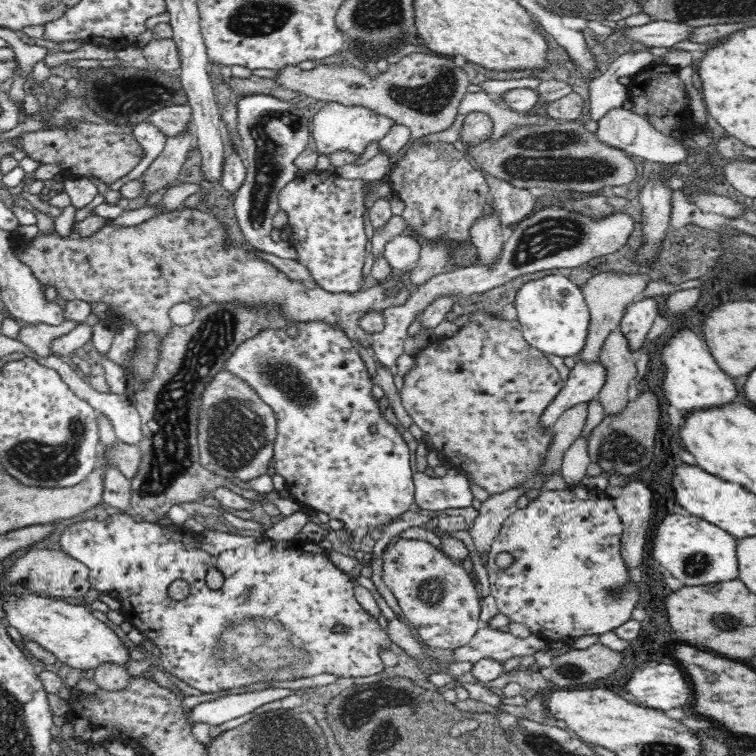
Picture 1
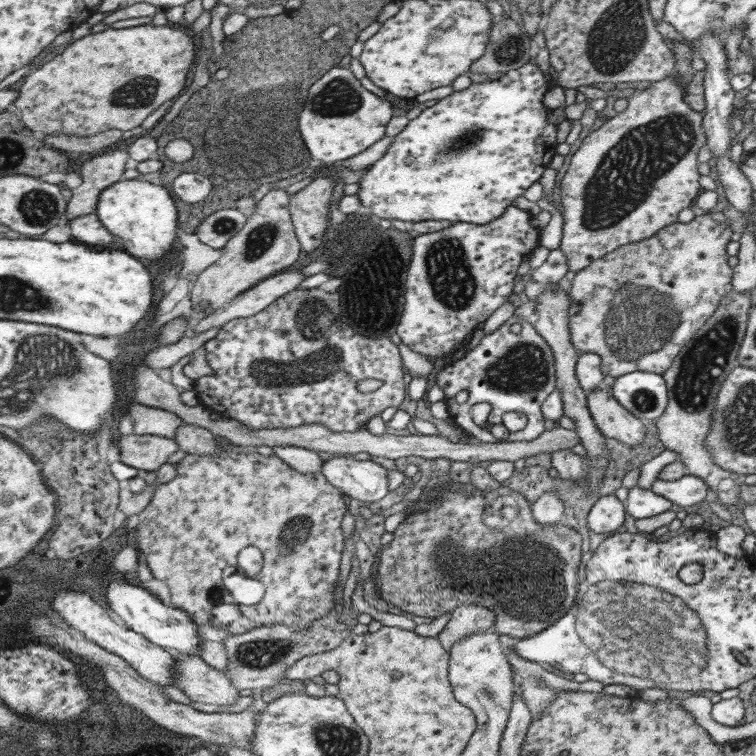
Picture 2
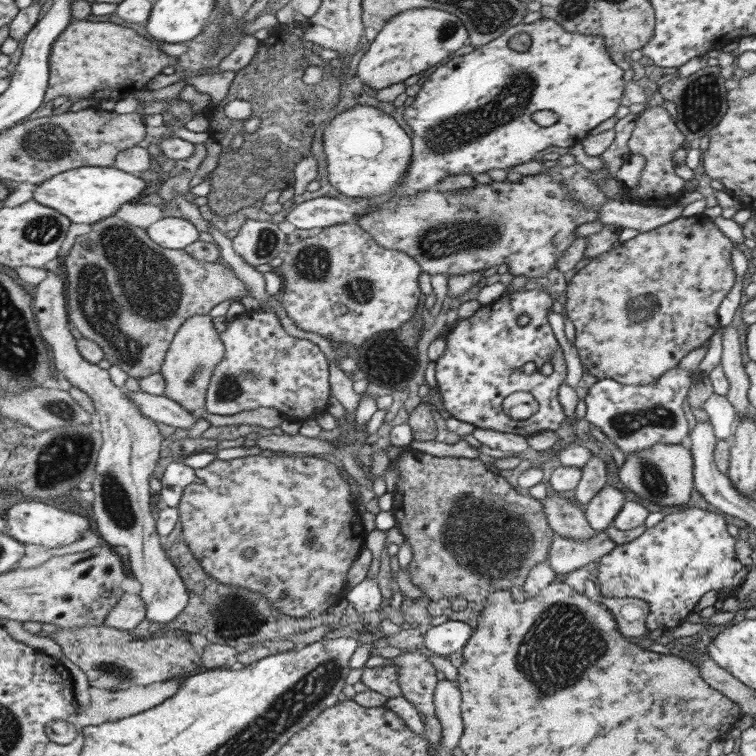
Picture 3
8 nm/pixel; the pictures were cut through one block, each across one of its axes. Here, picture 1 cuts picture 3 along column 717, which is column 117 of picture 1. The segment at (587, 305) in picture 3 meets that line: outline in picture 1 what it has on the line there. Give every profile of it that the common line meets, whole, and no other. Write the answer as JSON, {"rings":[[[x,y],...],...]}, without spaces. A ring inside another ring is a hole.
{"rings":[[[183,208],[168,212],[168,214],[156,215],[132,227],[114,228],[111,223],[108,223],[104,228],[100,228],[92,238],[80,238],[72,229],[72,234],[65,239],[55,233],[50,237],[38,235],[30,243],[14,237],[12,240],[13,246],[20,244],[25,249],[25,253],[18,257],[32,269],[32,273],[36,275],[36,279],[40,280],[42,285],[54,284],[58,297],[66,298],[67,302],[73,302],[75,299],[86,300],[90,303],[104,300],[110,308],[112,305],[121,308],[122,319],[116,322],[112,320],[114,327],[120,328],[127,320],[132,320],[138,326],[139,332],[154,329],[160,333],[162,338],[167,335],[172,324],[168,317],[168,310],[174,304],[187,302],[193,296],[201,298],[201,306],[220,301],[240,301],[240,303],[248,303],[248,305],[264,303],[282,305],[282,315],[285,319],[290,317],[296,321],[320,320],[328,321],[328,323],[338,321],[336,325],[340,325],[352,340],[356,340],[356,328],[359,326],[360,317],[368,309],[383,311],[392,306],[402,306],[411,296],[408,286],[404,285],[396,274],[356,292],[333,293],[322,287],[306,288],[301,281],[287,278],[271,263],[246,253],[247,248],[237,248],[237,246],[236,248],[225,248],[223,240],[230,239],[224,236],[226,236],[226,231],[221,229],[218,221],[212,215],[197,209]]]}

